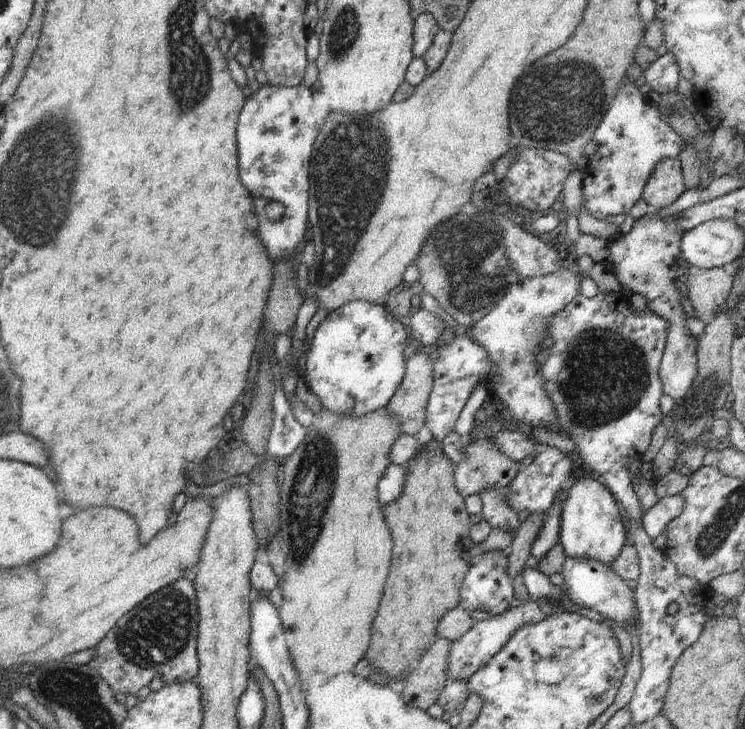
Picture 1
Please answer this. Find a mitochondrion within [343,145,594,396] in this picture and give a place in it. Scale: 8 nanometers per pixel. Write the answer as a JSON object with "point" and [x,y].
{"point":[460,249]}

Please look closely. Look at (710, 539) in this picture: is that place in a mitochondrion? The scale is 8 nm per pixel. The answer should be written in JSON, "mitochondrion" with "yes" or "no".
{"mitochondrion":"yes"}

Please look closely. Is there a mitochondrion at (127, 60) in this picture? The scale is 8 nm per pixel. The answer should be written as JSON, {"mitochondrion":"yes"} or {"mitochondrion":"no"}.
{"mitochondrion":"no"}

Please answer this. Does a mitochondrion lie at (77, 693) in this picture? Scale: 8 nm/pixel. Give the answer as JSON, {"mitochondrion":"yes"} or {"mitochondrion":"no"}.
{"mitochondrion":"yes"}

